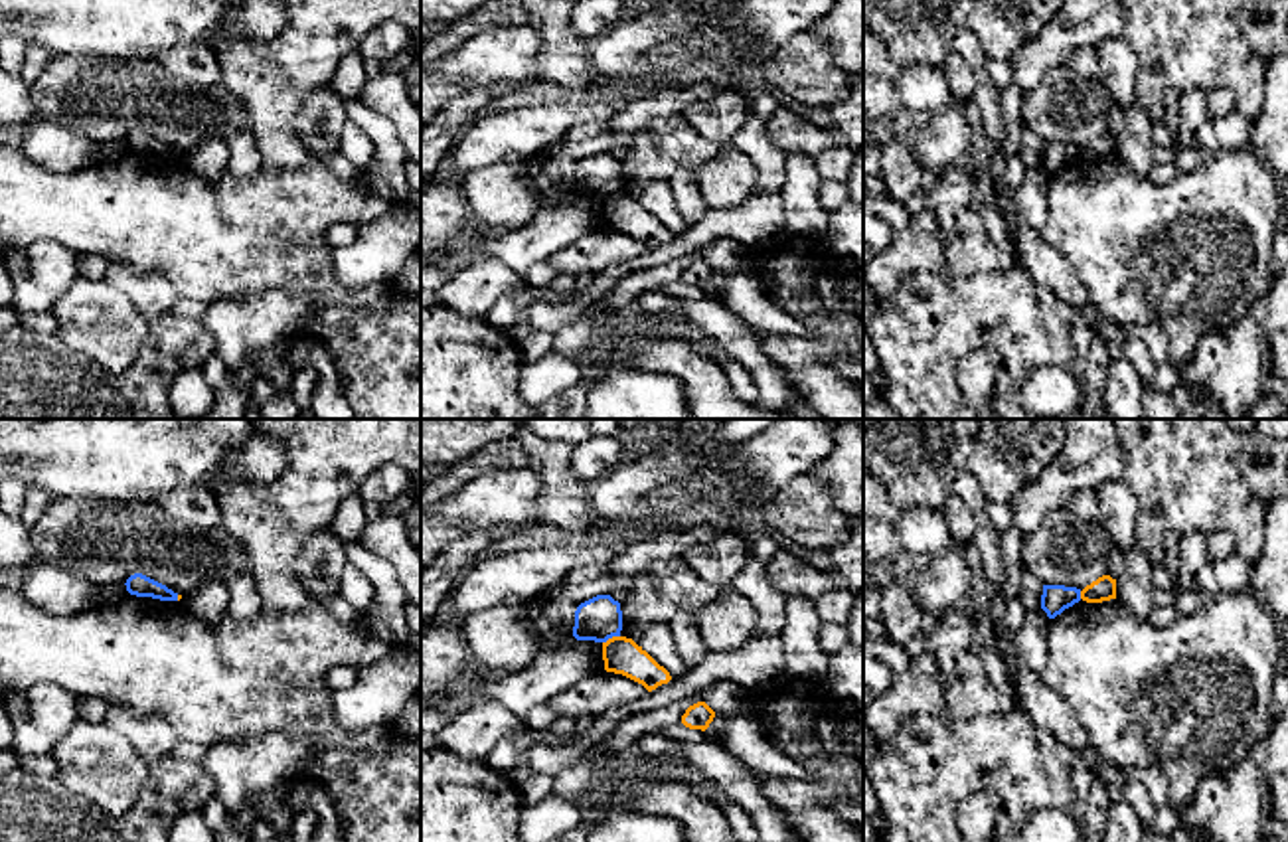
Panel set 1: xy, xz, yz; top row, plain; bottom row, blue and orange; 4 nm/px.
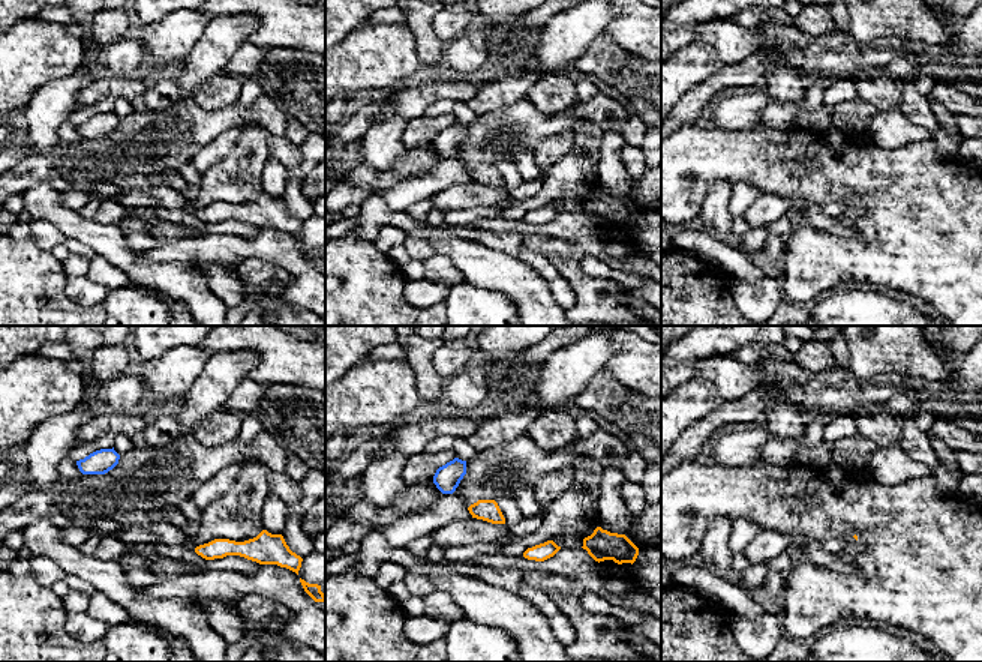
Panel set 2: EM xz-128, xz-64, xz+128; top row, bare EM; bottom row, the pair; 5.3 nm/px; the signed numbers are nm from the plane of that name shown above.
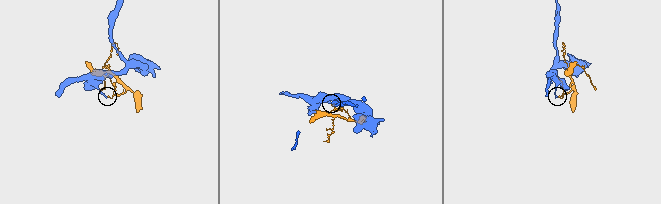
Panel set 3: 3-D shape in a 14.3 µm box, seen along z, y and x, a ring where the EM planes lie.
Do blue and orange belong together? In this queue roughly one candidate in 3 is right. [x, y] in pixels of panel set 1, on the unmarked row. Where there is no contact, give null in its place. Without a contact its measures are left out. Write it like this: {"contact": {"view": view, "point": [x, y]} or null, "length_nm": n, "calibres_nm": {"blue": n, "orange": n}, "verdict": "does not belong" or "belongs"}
{"contact": {"view": "xz", "point": [611, 194]}, "length_nm": 80, "calibres_nm": {"blue": 180, "orange": 150}, "verdict": "does not belong"}

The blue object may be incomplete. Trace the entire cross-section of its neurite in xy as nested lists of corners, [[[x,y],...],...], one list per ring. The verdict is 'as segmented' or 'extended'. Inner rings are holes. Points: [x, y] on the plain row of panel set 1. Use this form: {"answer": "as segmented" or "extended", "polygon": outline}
{"answer": "as segmented", "polygon": [[[134,130],[126,136],[126,148],[136,154],[152,154],[160,158],[178,158],[178,150],[168,146],[166,142],[142,132]]]}

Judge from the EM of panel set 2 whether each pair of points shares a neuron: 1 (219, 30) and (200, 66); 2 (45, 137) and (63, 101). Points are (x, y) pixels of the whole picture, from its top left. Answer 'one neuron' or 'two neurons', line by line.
1: one neuron
2: one neuron

